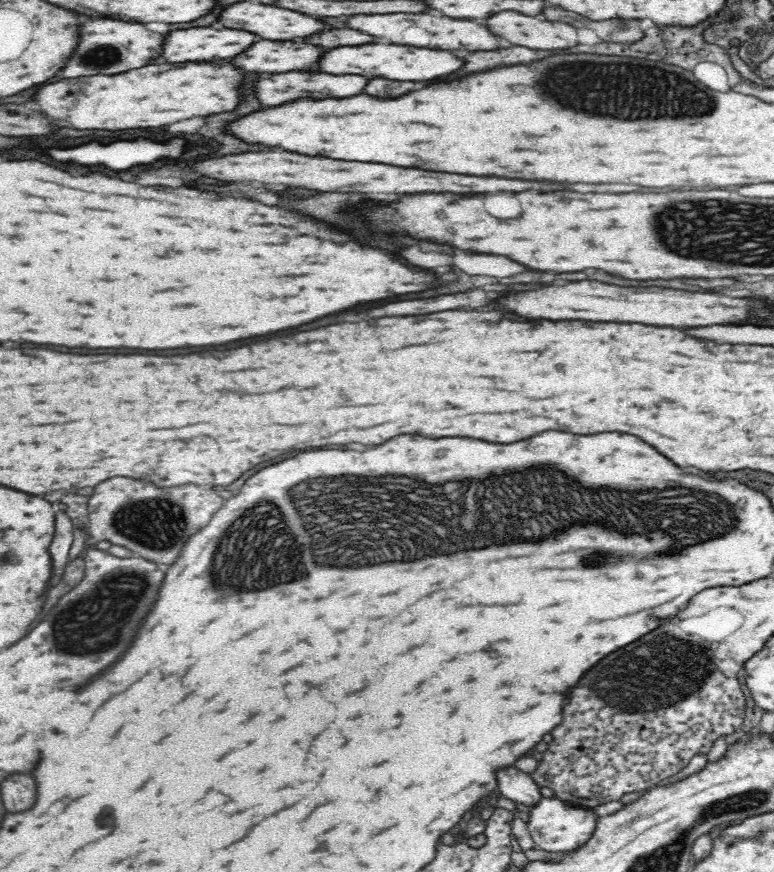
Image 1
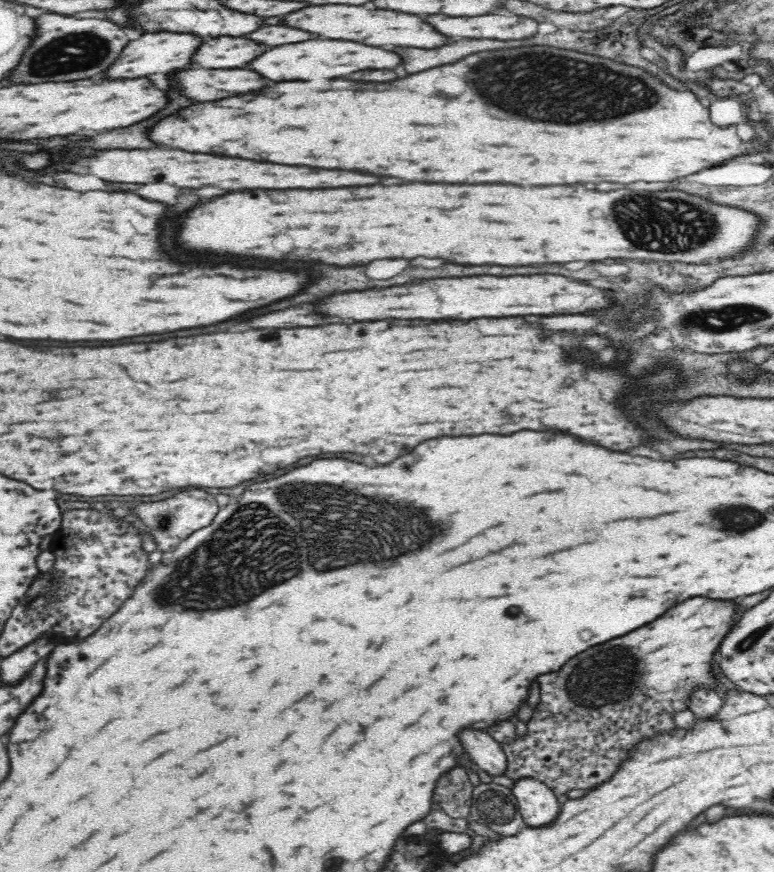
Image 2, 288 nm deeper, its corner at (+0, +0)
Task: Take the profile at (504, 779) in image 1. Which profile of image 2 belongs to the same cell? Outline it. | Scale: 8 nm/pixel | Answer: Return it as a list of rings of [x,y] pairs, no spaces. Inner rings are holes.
[[[460,728],[456,738],[460,740],[462,748],[470,754],[470,760],[480,766],[486,776],[500,776],[506,772],[506,756],[502,752],[500,742],[496,742],[490,734],[478,728]]]

